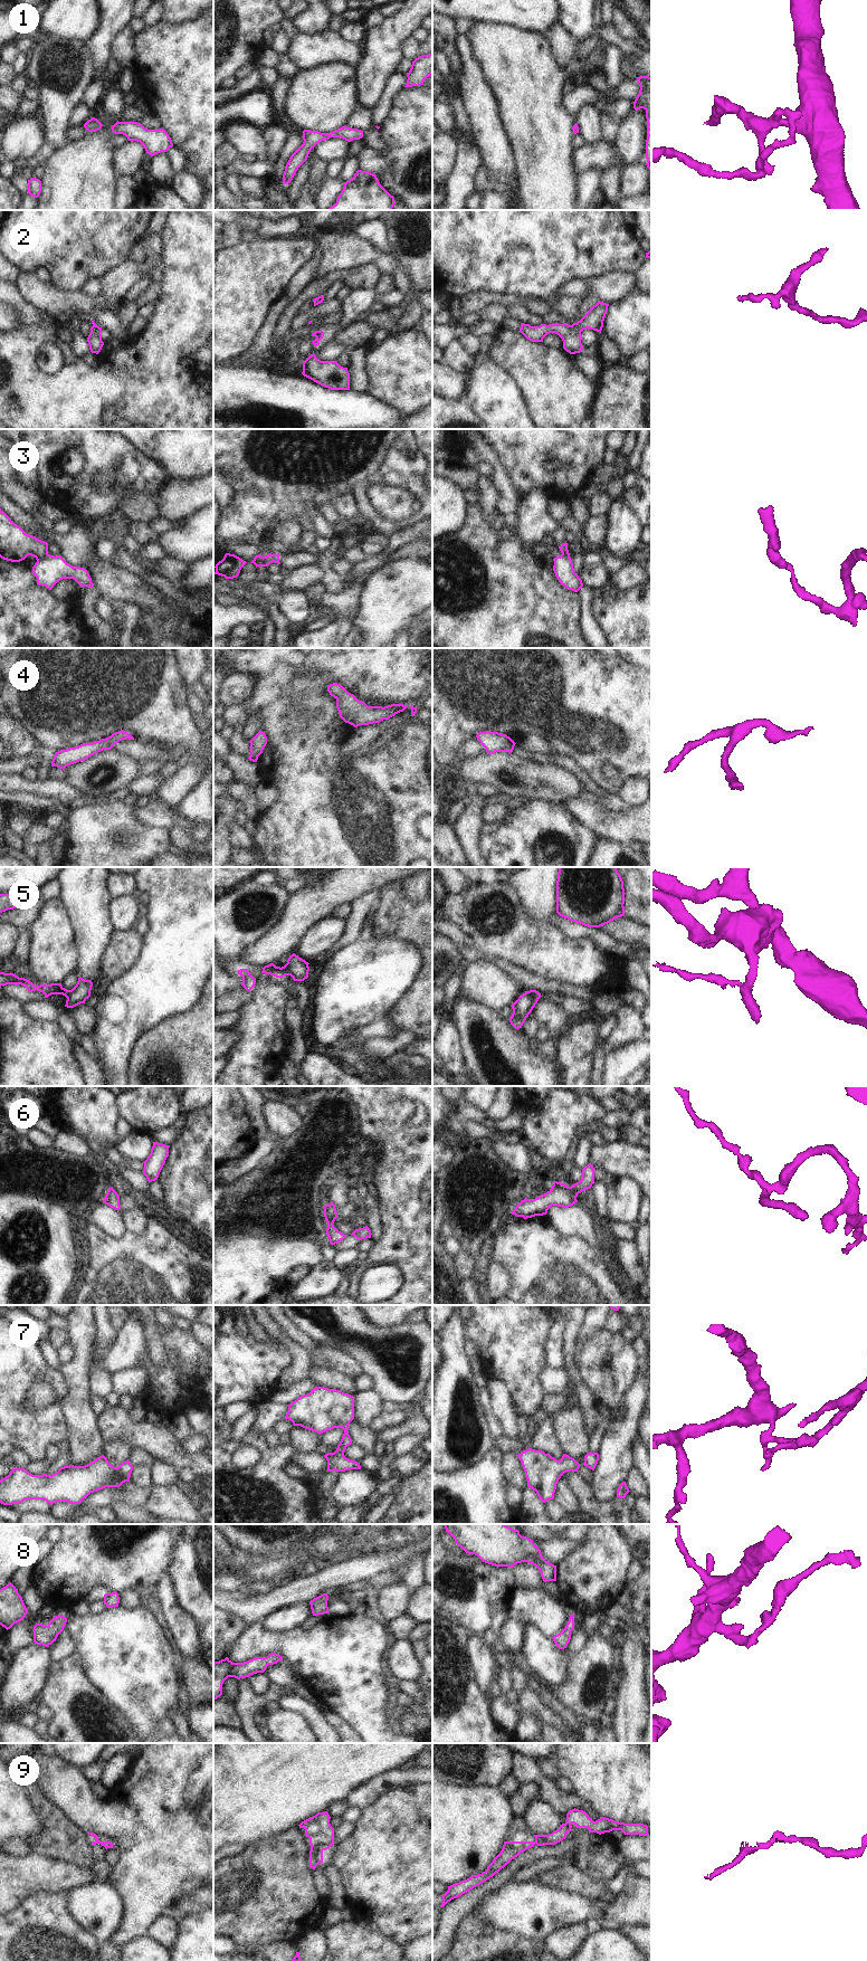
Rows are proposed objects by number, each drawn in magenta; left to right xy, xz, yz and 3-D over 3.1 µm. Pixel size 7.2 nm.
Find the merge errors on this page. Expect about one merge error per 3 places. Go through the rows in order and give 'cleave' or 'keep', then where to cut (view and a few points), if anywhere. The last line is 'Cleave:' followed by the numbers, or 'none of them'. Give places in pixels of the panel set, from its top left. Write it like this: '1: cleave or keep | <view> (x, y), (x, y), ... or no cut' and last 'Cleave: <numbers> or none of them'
1: keep | no cut
2: keep | no cut
3: cleave | xy (47, 553), (37, 560)
4: keep | no cut
5: cleave | xz (286, 963), (286, 970), (289, 974)
6: keep | no cut
7: keep | no cut
8: keep | no cut
9: keep | no cut
Cleave: 3, 5

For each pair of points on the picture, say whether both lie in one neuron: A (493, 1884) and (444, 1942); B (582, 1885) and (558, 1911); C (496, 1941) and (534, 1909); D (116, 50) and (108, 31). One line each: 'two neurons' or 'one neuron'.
A: one neuron
B: two neurons
C: two neurons
D: two neurons

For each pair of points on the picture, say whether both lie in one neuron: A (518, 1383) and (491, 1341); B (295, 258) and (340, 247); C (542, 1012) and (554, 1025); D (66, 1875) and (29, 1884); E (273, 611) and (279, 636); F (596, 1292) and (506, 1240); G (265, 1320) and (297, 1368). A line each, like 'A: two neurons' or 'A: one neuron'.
A: one neuron
B: two neurons
C: one neuron
D: one neuron
E: one neuron
F: one neuron
G: one neuron

